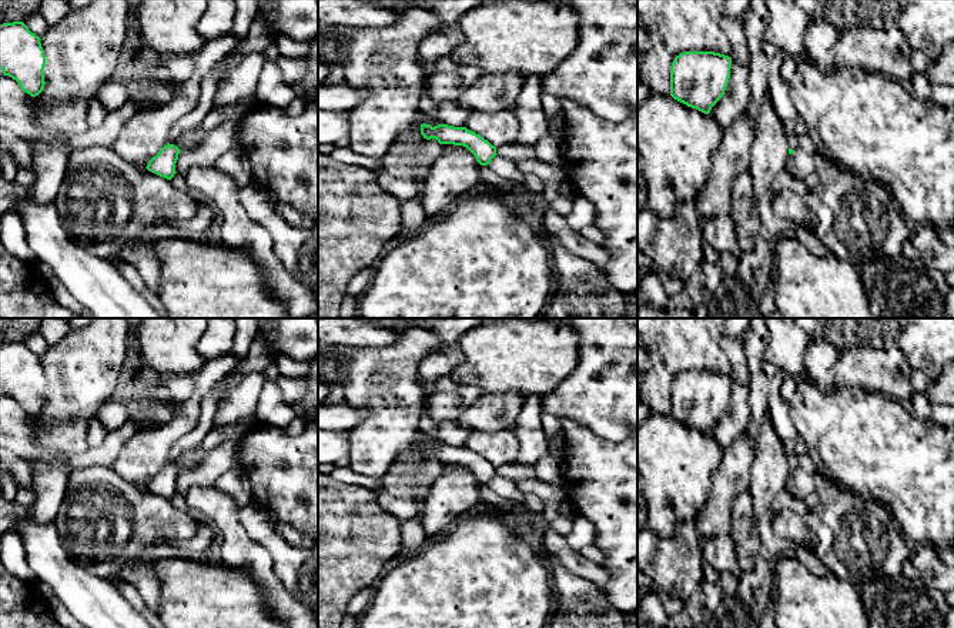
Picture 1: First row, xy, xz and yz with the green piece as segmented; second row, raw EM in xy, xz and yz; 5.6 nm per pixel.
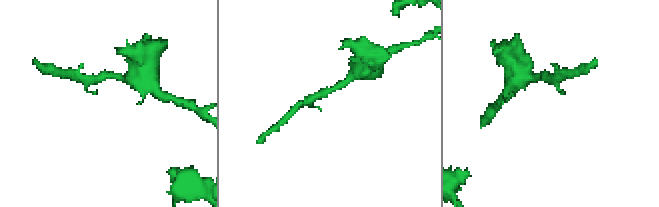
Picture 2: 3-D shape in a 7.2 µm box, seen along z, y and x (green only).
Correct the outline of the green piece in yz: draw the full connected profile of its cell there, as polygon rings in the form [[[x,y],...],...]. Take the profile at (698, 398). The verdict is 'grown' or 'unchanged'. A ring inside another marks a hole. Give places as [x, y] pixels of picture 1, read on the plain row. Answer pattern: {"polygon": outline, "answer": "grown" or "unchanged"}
{"polygon": [[[684,371],[670,385],[670,415],[709,434],[730,398],[732,377],[714,371]]], "answer": "unchanged"}

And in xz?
{"polygon": [[[421,444],[421,454],[424,458],[435,458],[439,464],[453,464],[466,467],[481,485],[488,485],[496,475],[496,467],[479,454],[466,447],[453,447],[448,444]]], "answer": "unchanged"}

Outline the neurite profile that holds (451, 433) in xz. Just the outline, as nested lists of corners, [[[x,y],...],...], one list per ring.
[[[422,414],[419,421],[419,431],[436,438],[441,444],[448,444],[453,447],[463,447],[469,431],[458,424],[456,420],[452,421],[435,421],[426,414]]]

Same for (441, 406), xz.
[[[456,385],[453,391],[425,394],[422,400],[422,414],[426,414],[435,421],[458,420],[482,394],[483,390],[478,387],[462,385]]]

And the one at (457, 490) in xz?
[[[442,464],[439,478],[421,501],[421,521],[426,542],[445,534],[456,518],[479,505],[481,487],[463,465]]]

